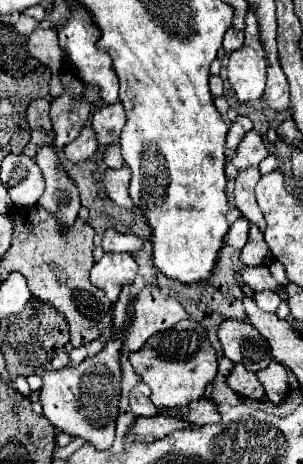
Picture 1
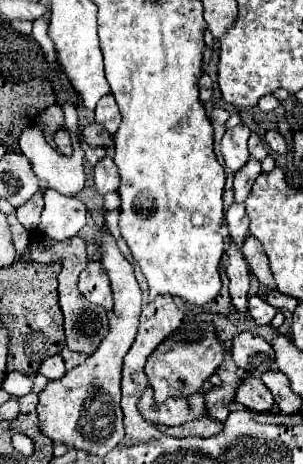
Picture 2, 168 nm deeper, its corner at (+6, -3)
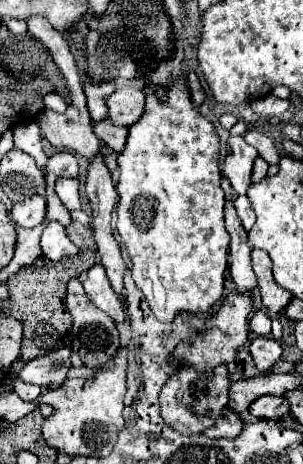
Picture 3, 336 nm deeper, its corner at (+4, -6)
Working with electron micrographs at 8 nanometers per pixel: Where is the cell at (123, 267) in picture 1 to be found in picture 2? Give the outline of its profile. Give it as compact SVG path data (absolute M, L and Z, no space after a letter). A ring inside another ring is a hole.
M88 261L88 267L80 275L78 291L90 303L96 303L96 305L104 307L106 311L112 311L112 307L114 307L112 291L110 291L110 283L108 283L108 277L102 271L100 261Z

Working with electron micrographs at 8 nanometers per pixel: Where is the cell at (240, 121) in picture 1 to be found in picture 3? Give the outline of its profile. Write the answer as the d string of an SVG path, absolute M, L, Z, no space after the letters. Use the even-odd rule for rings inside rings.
M244 136L228 138L228 154L224 158L224 176L230 180L236 194L246 194L256 156L258 152L244 140Z

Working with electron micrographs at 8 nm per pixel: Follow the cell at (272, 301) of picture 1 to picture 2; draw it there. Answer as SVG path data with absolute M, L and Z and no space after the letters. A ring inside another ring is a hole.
M252 295L252 297L248 299L248 311L250 311L252 321L254 321L256 325L260 325L260 327L270 325L272 317L276 315L276 309L274 309L268 301L264 301L262 297L258 297L258 295Z

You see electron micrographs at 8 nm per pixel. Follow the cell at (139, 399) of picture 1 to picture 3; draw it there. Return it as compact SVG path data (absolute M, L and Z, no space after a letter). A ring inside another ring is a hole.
M226 366L214 368L212 378L200 378L194 368L182 368L180 372L172 374L160 390L160 416L180 434L200 434L208 426L214 426L216 418L222 414L228 402L228 388L230 380Z

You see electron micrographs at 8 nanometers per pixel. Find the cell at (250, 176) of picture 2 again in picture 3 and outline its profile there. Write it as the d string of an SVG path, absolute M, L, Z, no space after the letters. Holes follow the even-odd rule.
M256 158L252 168L252 184L258 184L266 176L266 170L268 170L268 162L262 158Z

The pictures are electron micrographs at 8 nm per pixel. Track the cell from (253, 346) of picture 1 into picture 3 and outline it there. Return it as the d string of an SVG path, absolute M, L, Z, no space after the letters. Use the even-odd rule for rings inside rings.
M254 338L250 342L250 354L252 354L254 366L264 374L272 368L276 360L280 360L282 346L274 338Z

